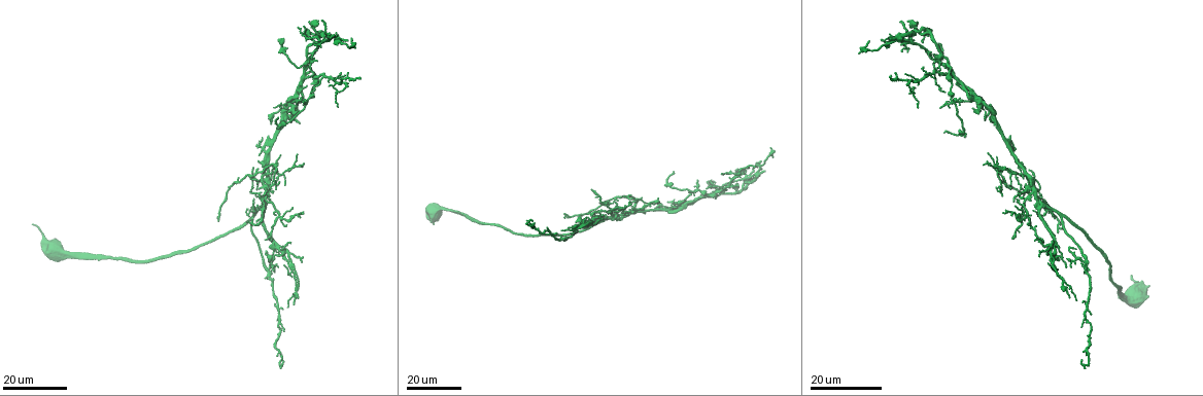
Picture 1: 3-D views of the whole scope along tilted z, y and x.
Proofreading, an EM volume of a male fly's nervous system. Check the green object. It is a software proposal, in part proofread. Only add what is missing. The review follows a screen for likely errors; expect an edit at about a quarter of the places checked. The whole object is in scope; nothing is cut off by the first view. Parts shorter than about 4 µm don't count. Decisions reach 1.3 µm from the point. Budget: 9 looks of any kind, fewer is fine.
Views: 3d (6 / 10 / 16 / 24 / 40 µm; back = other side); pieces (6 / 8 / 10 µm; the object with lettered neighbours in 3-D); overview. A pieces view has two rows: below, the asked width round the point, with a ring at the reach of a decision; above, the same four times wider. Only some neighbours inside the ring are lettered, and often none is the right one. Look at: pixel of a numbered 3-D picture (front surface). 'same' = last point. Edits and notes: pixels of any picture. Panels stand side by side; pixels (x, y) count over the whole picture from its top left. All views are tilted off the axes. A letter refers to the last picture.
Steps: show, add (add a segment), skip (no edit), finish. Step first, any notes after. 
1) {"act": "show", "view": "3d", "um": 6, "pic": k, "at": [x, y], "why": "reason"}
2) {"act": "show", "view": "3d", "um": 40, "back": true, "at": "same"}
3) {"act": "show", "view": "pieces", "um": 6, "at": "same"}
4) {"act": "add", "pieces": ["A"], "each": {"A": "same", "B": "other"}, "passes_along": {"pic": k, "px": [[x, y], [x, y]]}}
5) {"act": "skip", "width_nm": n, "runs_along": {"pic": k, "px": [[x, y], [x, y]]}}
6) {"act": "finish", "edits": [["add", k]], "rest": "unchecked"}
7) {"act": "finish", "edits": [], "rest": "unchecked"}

{"act": "show", "view": "3d", "um": 16, "pic": 1, "at": [892, 39], "why": "branch stops here"}

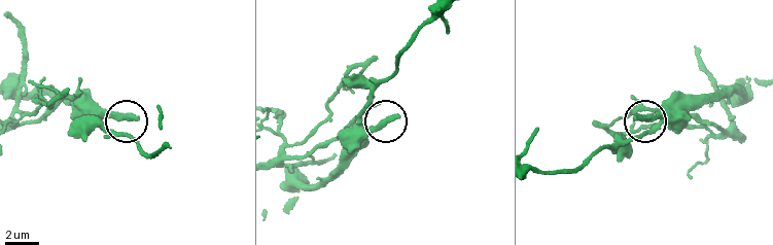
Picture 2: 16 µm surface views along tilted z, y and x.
{"act": "show", "view": "pieces", "um": 10, "pic": 2, "at": [134, 118], "why": "what lies round it"}

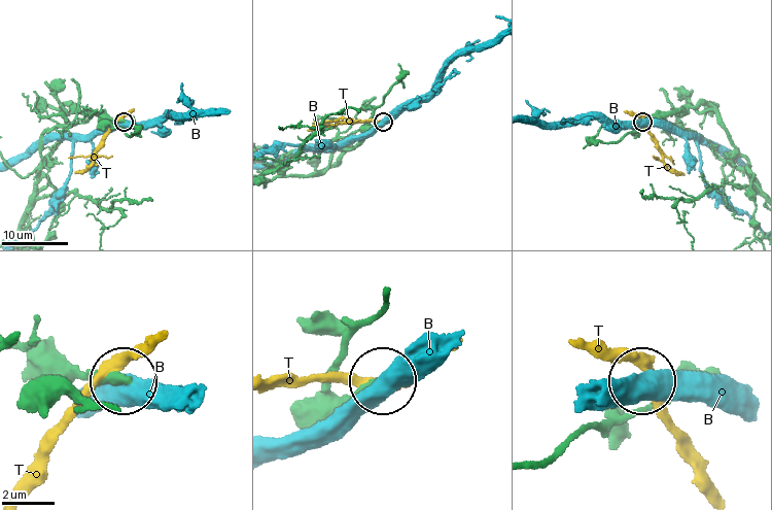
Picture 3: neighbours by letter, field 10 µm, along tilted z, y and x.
{"act": "skip", "each": {"B": "other", "T": "other"}, "found": "none of them fits"}

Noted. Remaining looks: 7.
{"act": "show", "view": "3d", "um": 24, "pic": 1, "at": [320, 19], "why": "free end"}

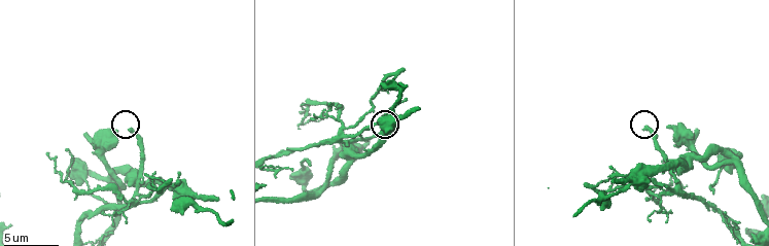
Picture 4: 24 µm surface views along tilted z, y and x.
{"act": "show", "view": "pieces", "um": 10, "pic": 4, "at": [643, 127]}

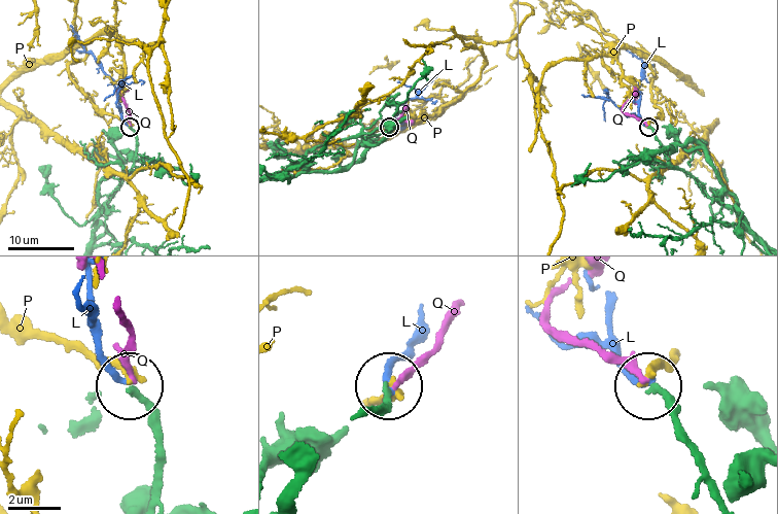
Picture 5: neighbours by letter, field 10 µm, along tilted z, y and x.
{"act": "add", "pieces": ["L"], "each": {"L": "same", "P": "other", "Q": "other"}, "found": "it goes on there"}

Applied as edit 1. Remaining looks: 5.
{"act": "show", "view": "overview"}

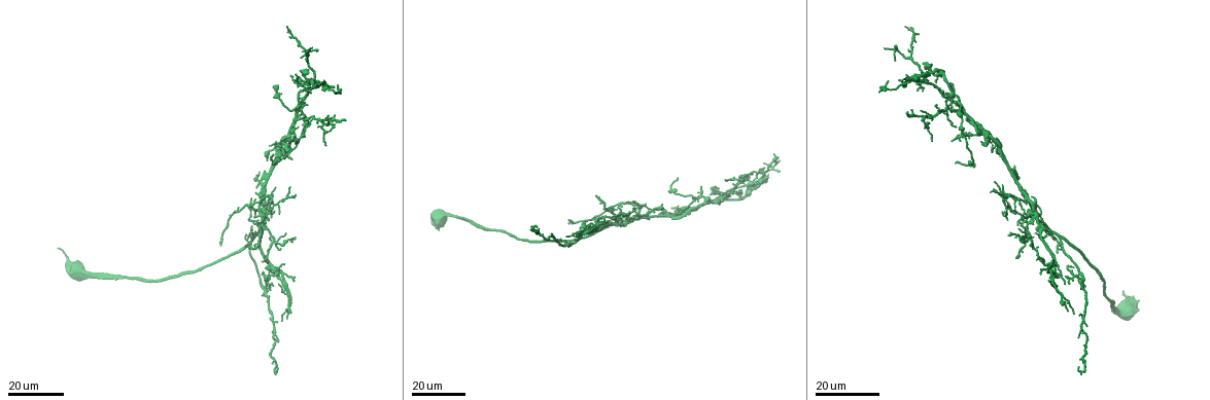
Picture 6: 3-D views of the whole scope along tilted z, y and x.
{"act": "show", "view": "3d", "um": 16, "pic": 6, "at": [266, 161], "why": "free end"}

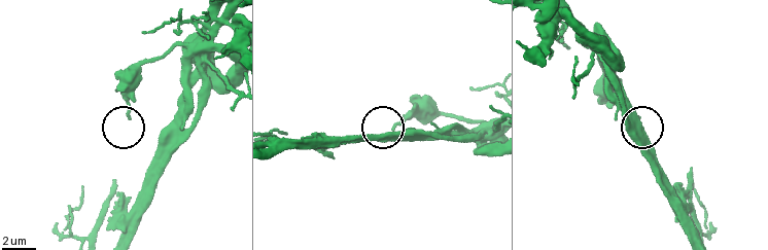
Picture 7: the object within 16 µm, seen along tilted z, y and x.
{"act": "show", "view": "pieces", "um": 10, "pic": 7, "at": [393, 126], "why": "what lies round it"}

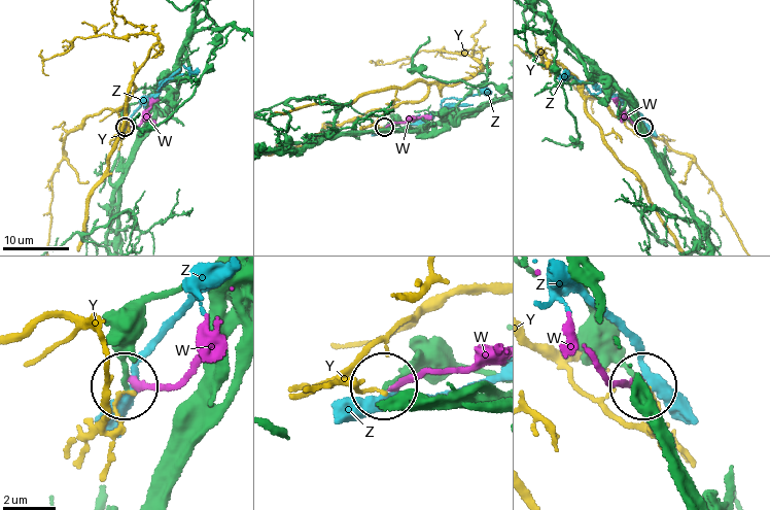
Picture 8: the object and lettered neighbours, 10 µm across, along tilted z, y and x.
{"act": "skip", "each": {"W": "other", "Y": "other", "Z": "other"}, "found": "no lettered segment goes on from it"}

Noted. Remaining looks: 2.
{"act": "show", "view": "pieces", "um": 8, "pic": 4, "at": [584, 183], "why": "free end"}

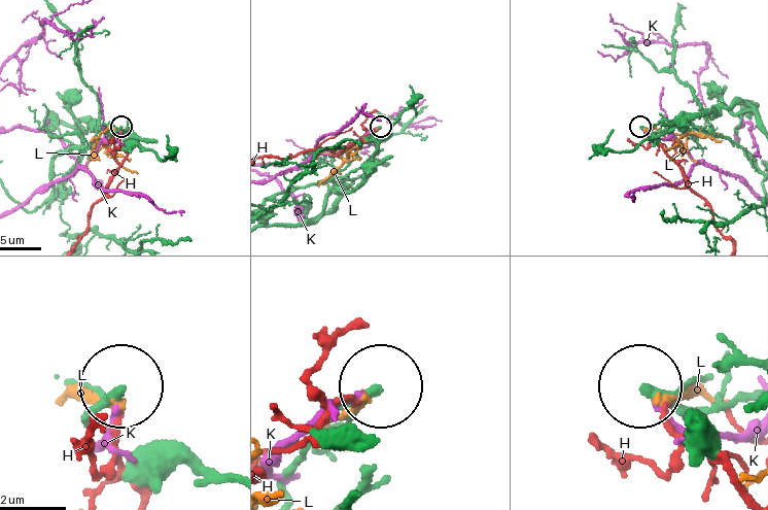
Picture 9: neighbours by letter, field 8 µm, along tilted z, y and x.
{"act": "skip", "each": {"H": "other", "K": "other", "L": "other"}, "found": "no lettered segment goes on from it"}

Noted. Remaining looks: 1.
{"act": "finish", "edits": [["add", 5]], "rest": "unchecked"}

